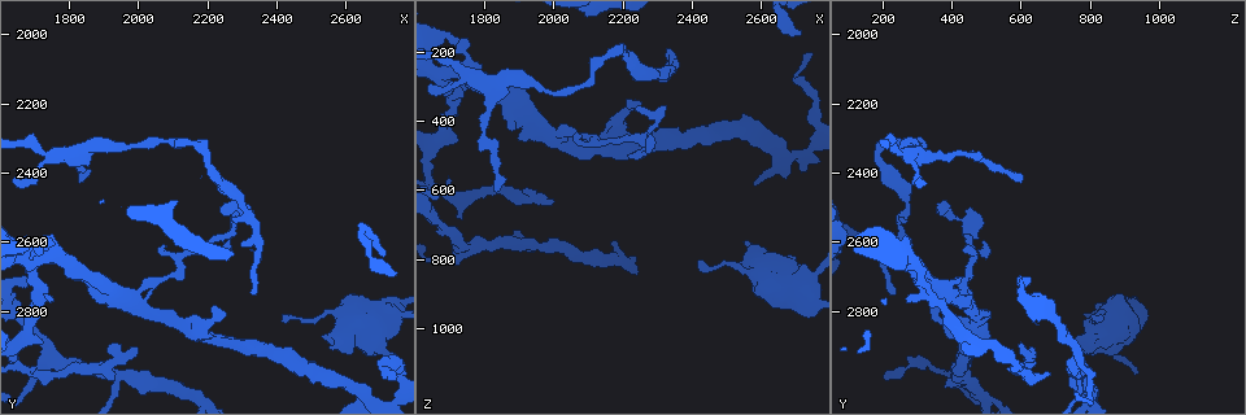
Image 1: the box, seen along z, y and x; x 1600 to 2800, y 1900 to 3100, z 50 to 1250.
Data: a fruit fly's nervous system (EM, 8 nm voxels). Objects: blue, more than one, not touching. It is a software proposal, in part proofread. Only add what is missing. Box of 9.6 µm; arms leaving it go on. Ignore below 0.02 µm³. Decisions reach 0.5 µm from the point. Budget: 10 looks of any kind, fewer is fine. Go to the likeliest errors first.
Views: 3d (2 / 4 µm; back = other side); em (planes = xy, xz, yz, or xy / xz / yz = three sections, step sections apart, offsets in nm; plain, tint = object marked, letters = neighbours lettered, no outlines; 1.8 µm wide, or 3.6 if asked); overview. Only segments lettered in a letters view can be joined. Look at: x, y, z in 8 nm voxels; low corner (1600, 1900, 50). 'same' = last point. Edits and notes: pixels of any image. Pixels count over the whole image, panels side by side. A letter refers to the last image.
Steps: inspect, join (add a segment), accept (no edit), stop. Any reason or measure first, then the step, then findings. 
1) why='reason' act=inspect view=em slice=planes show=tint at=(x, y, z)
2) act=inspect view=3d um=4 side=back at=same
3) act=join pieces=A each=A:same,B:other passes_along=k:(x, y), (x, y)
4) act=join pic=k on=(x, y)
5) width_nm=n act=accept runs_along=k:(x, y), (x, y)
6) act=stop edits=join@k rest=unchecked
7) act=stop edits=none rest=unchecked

why='thin end' act=inspect view=3d um=2 at=(1840, 2430, 610)

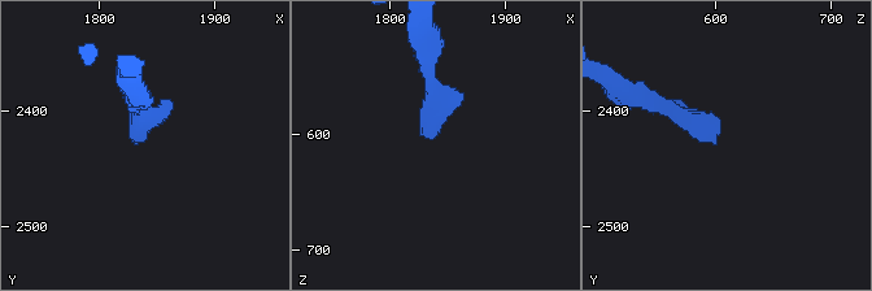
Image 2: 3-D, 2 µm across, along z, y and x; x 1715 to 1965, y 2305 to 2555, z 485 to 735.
act=inspect view=em slice=xz step=8 show=tint at=(1834, 2418, 604)

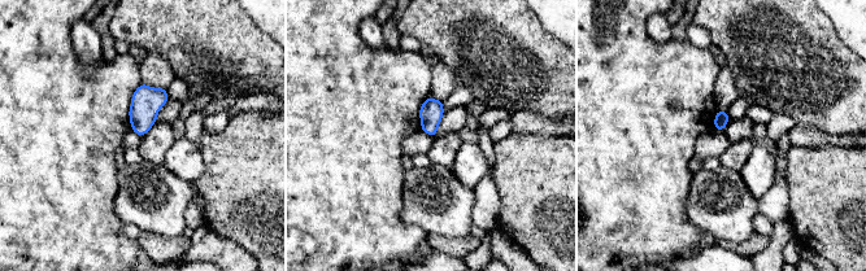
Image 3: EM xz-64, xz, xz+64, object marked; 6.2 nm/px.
act=inspect view=em slice=planes show=letters at=same

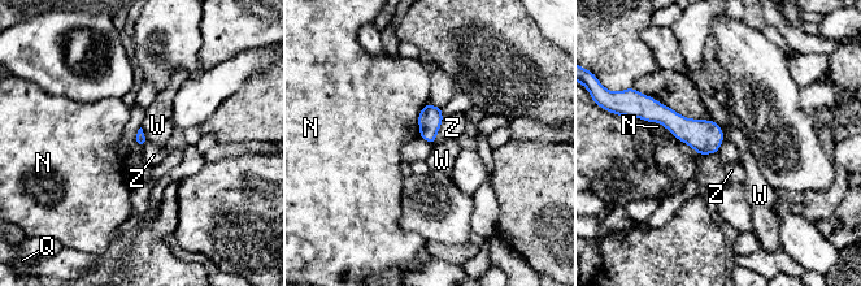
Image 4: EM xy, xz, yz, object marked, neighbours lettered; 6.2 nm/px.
act=accept each=N:other,Q:other,W:other,Z:other found='none of them fits'

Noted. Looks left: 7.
why='calibre changes' act=inspect view=em slice=planes show=letters at=(1740, 2600, 190)

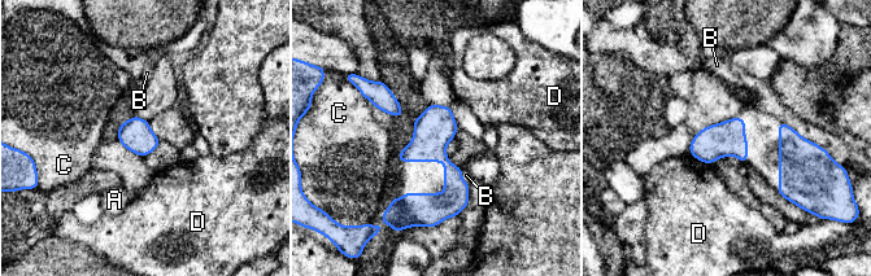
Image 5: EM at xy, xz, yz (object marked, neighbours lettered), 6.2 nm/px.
width_nm=200 act=accept each=A:other,B:other,C:other,D:other border=5:(689, 152), (696, 158), (710, 165) found='no lettered segment goes on from it'

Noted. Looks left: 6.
why='free end' act=inspect view=em slice=xy step=8 show=letters at=(2000, 2910, 630)

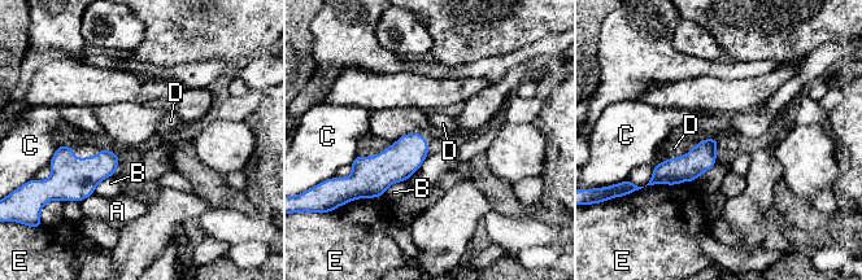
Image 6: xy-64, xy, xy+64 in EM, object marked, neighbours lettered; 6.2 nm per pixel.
act=accept each=A:other,B:other,C:other,D:other,E:other border=6:(709, 138), (653, 166) found='no lettered segment goes on from it'

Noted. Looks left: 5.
why='free end' act=inspect view=3d um=4 at=(2210, 2780, 340)

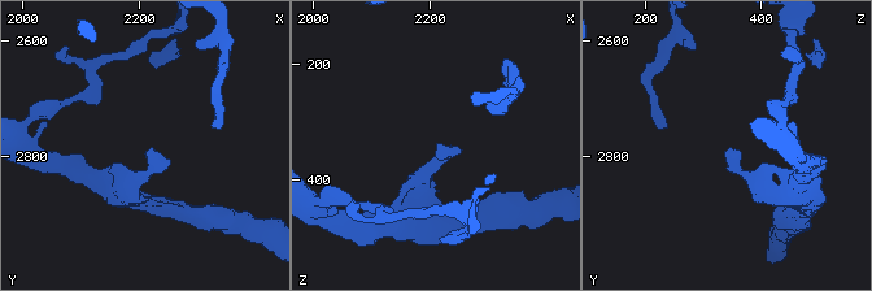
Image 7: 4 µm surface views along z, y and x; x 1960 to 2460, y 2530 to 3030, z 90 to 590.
why='now the EM' act=inspect view=em slice=planes show=letters at=(2215, 2780, 345)

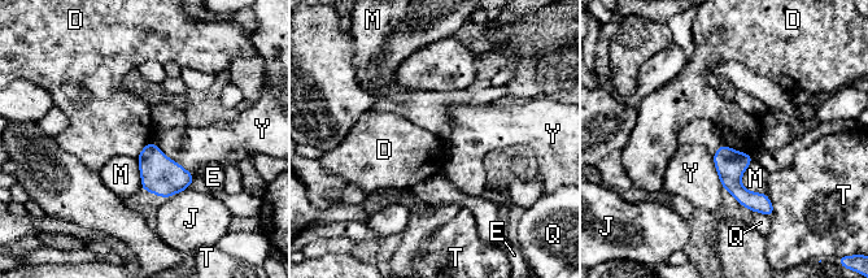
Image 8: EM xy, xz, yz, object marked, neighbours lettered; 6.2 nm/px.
act=accept each=D:other,E:other,J:other,M:other,Q:other,T:other,Y:other border=8:(722, 144), (751, 156) found='no lettered segment goes on from it'

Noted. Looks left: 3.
act=stop edits=none rest=unchecked

